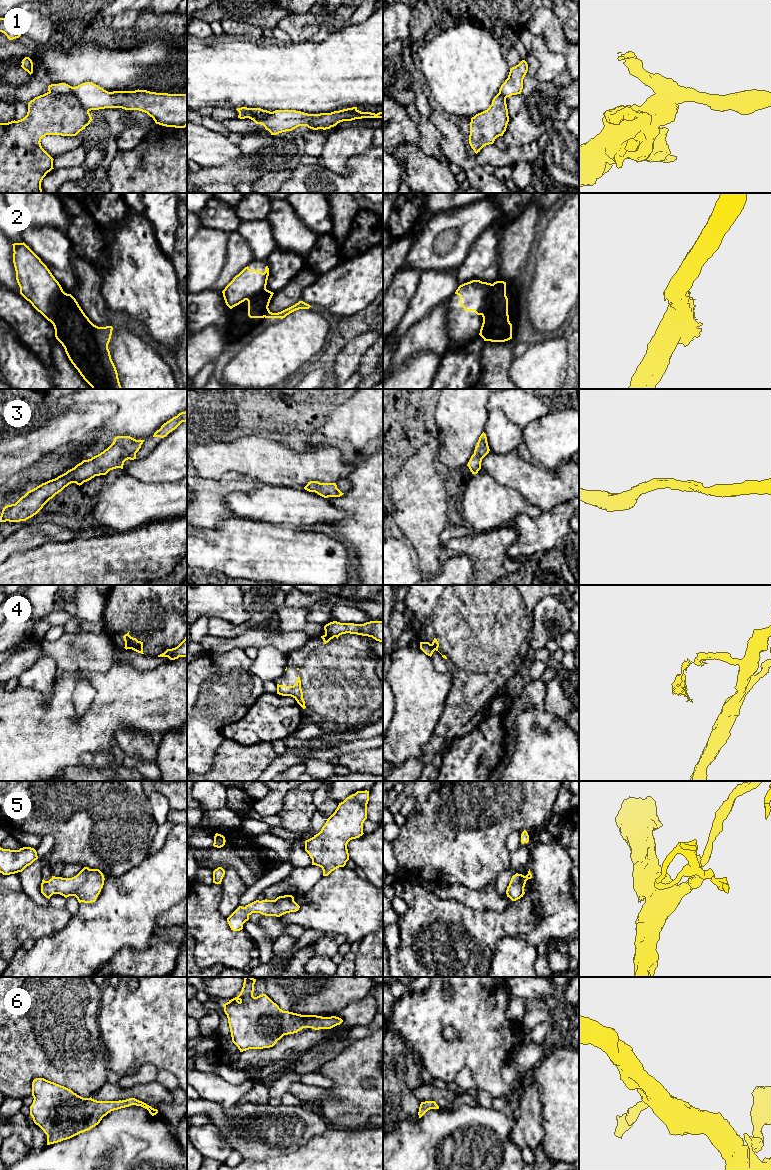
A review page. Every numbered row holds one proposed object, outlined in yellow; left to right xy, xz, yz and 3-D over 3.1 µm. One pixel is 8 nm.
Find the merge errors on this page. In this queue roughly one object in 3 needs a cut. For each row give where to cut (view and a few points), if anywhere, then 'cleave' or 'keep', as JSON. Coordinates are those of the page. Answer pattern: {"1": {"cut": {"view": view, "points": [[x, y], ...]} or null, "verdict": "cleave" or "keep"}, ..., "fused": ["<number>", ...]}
{"1": {"cut": {"view": "xy", "points": [[49, 91], [73, 94], [88, 111]]}, "verdict": "cleave"}, "2": {"cut": {"view": "xy", "points": [[62, 290], [54, 307], [54, 318], [51, 322]]}, "verdict": "cleave"}, "3": {"cut": null, "verdict": "keep"}, "4": {"cut": {"view": "xz", "points": [[325, 633], [333, 637]]}, "verdict": "cleave"}, "5": {"cut": null, "verdict": "keep"}, "6": {"cut": null, "verdict": "keep"}, "fused": ["1", "2", "4"]}

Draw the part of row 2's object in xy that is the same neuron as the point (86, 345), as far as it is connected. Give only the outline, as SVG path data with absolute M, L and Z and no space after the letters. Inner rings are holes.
M64 291L54 307L52 324L56 339L92 389L122 389L108 349L112 326L94 325L76 299Z

